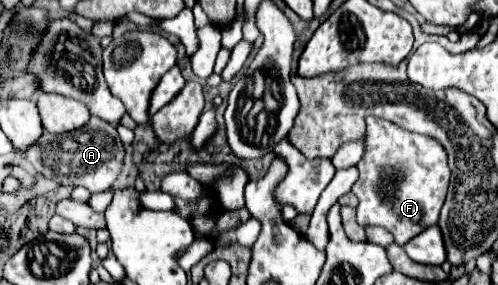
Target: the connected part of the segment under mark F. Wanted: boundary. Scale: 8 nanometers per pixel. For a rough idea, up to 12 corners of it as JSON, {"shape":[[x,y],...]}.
{"shape":[[366,117],[360,225],[404,245],[438,221],[436,139]]}

